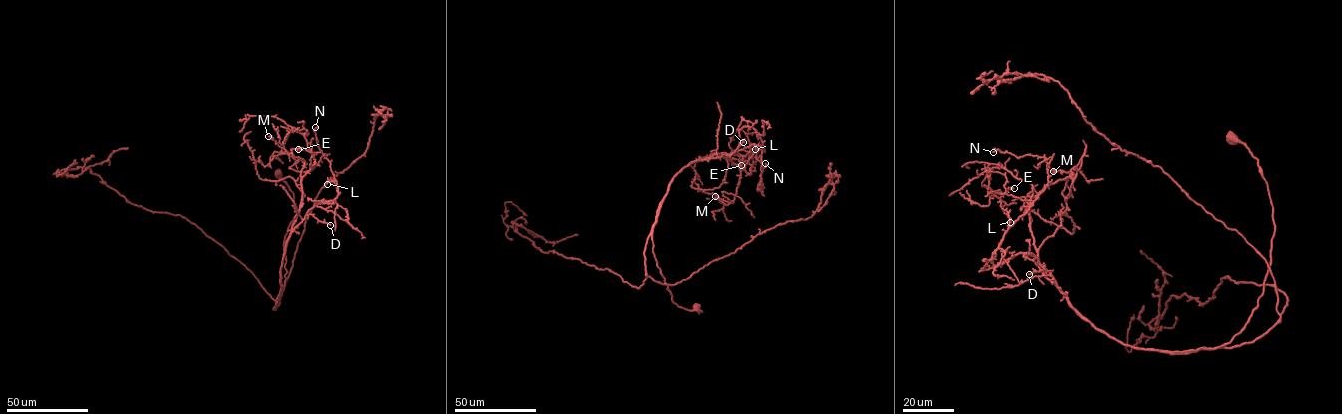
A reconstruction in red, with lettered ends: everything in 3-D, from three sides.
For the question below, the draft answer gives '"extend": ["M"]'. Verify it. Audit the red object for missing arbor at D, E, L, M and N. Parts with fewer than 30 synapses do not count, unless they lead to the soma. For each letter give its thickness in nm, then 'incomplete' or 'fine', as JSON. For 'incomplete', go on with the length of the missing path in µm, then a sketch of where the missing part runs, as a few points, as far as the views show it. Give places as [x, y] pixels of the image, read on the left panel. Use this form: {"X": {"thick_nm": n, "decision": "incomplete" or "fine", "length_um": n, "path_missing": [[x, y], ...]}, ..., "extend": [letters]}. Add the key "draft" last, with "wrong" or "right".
{"D": {"thick_nm": 150, "decision": "fine"}, "E": {"thick_nm": 460, "decision": "fine"}, "L": {"thick_nm": 140, "decision": "fine"}, "M": {"thick_nm": 120, "decision": "fine"}, "N": {"thick_nm": 220, "decision": "fine"}, "extend": [], "draft": "wrong"}

